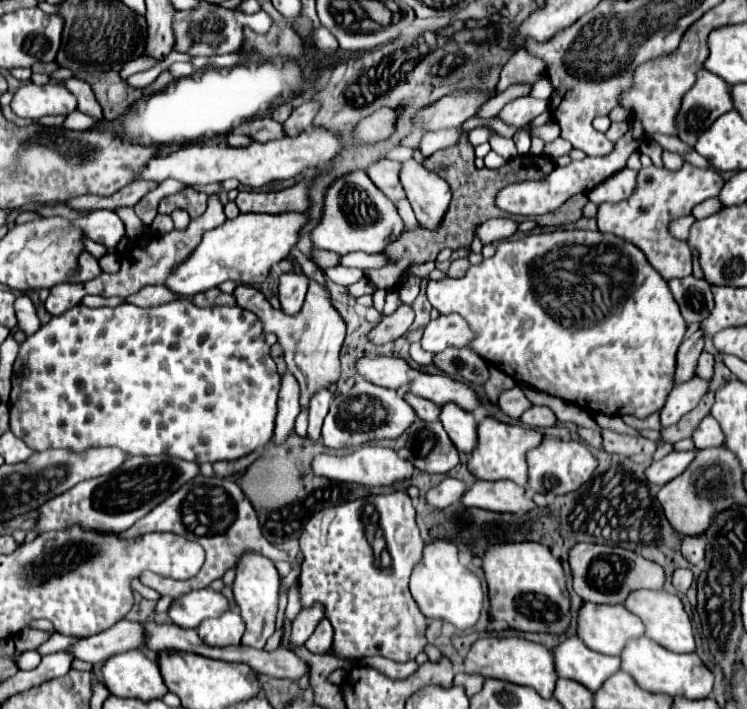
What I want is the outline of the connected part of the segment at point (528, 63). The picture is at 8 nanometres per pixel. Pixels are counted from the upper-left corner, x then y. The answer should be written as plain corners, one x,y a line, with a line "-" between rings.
527,50
515,52
513,58
501,70
501,78
495,86
495,94
501,94
503,90
507,90
511,84
517,84
517,82
533,84
543,76
543,72
545,72
543,60
529,56

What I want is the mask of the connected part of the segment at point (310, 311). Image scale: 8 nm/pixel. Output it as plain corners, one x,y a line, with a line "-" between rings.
311,280
305,304
295,316
289,316
283,310
275,310
269,302
265,302
265,296
253,286
241,284
233,290
233,296
235,296
235,302
239,308
253,312
261,320
265,332
277,334
279,344
283,346
283,352
285,352
287,368
301,386
301,408
307,410
311,396
315,392
335,384
339,380
339,372
341,372
339,350
341,350
343,338
345,338
345,322
337,314
337,310
331,306
329,290
321,284
317,284
315,280

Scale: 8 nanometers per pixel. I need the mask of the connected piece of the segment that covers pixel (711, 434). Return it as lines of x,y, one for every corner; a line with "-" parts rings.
707,416
697,430
693,432
695,448
711,448
711,446
723,446
725,444
725,434
719,426
719,422
713,416

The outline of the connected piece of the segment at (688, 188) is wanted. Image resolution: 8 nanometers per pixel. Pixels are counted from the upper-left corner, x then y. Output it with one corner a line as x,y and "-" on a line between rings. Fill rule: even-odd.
685,162
679,170
667,170
667,168
641,168
637,178
635,194
629,200
623,200
619,204
601,204
597,212
597,222
601,232
619,234
619,238
637,244
645,256
649,258
651,266
665,278
685,278
691,274
691,250
685,240
677,240
669,232
669,224
681,216
691,214
693,206
699,202
719,196
723,188
723,178
713,168
695,168
689,162

